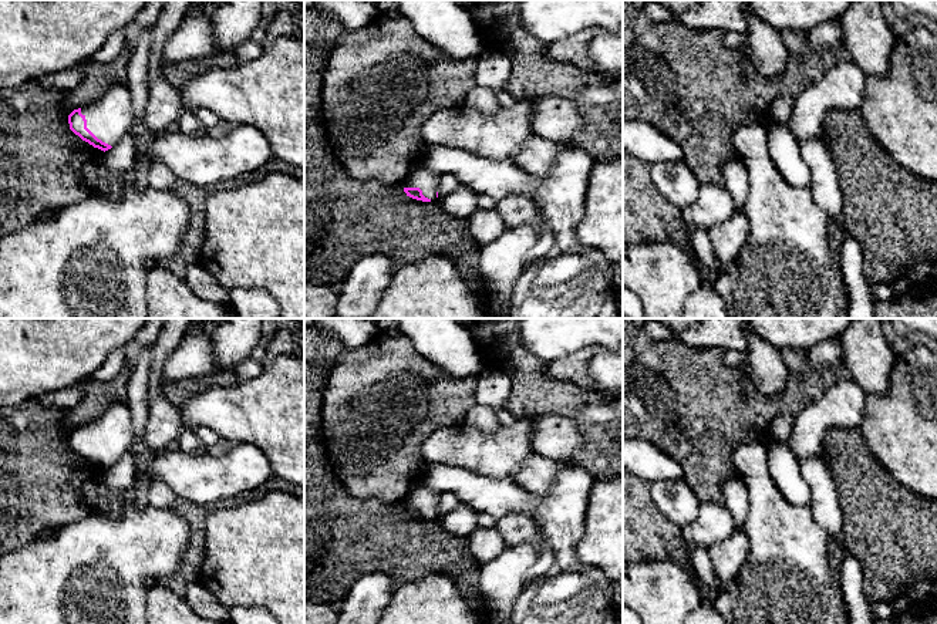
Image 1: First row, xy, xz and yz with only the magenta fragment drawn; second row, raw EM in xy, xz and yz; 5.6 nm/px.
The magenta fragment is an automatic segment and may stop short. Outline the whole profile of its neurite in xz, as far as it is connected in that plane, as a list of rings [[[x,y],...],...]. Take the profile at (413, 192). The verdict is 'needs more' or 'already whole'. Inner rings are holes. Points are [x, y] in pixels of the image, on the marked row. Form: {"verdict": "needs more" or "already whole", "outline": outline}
{"verdict": "needs more", "outline": [[[417,168],[411,175],[407,175],[401,183],[407,196],[422,202],[431,202],[438,198],[439,178],[441,175],[427,168]]]}

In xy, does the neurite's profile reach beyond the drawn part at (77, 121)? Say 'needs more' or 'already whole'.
needs more

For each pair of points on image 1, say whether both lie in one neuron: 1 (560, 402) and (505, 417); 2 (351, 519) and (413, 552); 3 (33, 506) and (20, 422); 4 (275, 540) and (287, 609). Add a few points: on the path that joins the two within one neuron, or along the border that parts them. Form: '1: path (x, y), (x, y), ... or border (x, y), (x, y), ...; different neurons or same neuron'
1: border (504, 407), (516, 417); different neurons
2: path (367, 535), (381, 536), (397, 543); same neuron
3: path (36, 485), (36, 456), (23, 444); same neuron
4: path (287, 557), (287, 592); same neuron

